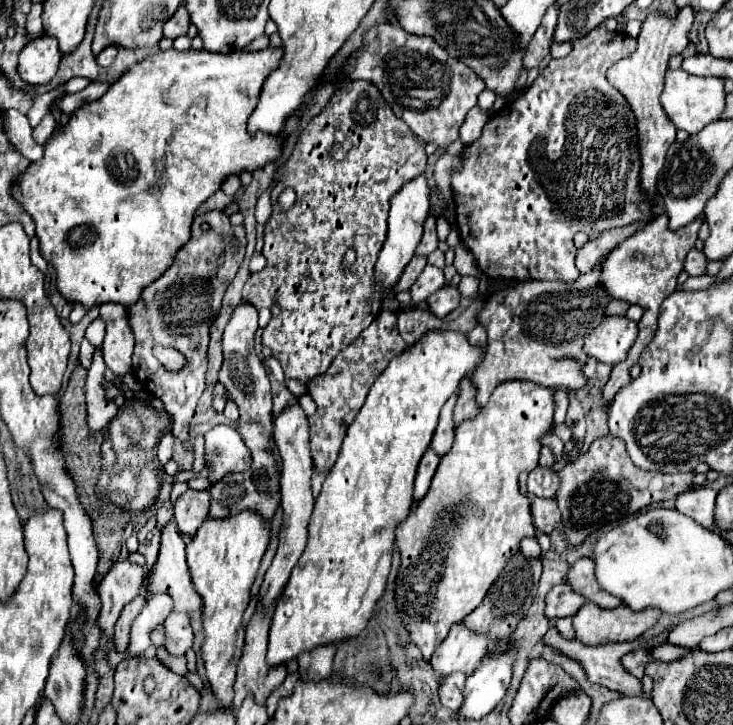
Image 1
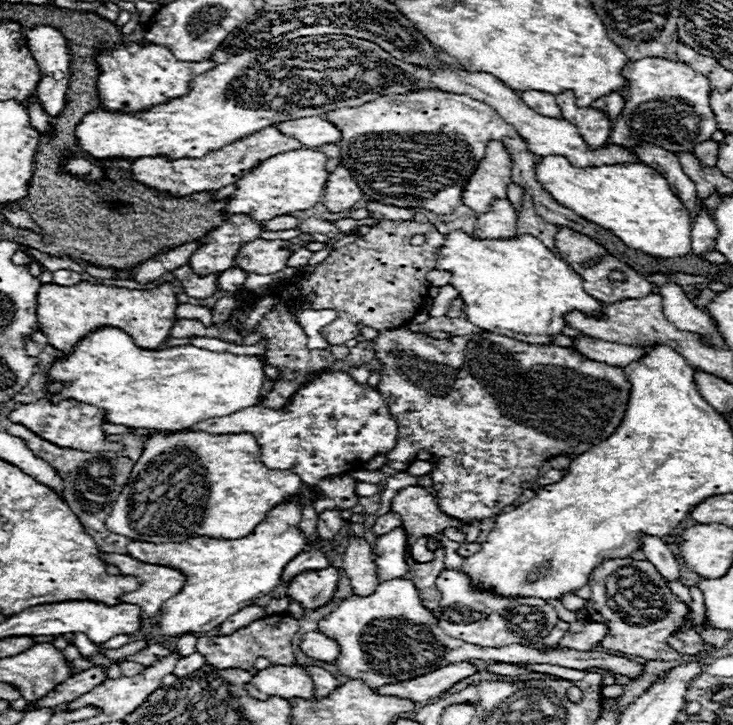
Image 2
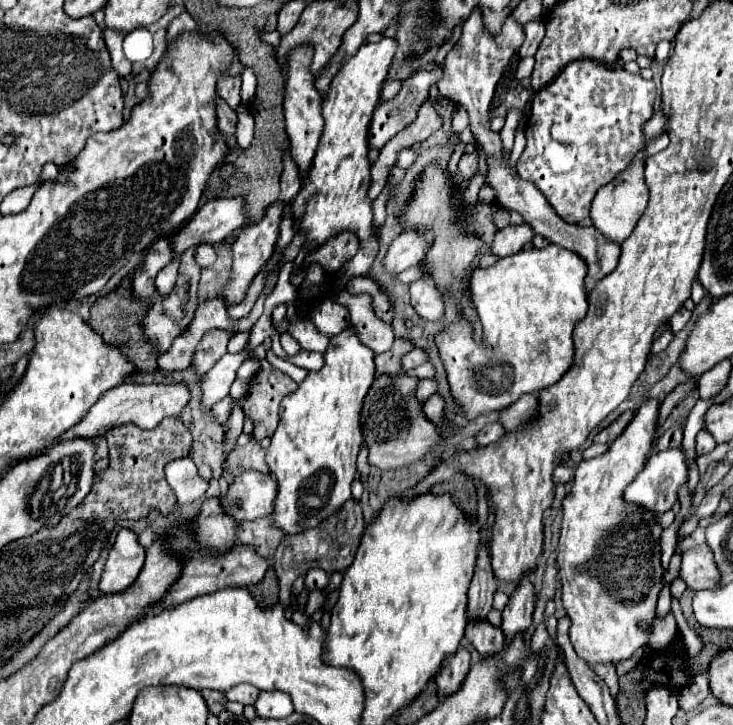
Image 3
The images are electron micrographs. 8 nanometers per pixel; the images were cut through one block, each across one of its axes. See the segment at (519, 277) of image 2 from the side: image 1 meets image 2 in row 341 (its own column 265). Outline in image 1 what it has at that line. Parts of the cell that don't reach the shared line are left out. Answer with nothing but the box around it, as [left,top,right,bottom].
[186,510,270,706]

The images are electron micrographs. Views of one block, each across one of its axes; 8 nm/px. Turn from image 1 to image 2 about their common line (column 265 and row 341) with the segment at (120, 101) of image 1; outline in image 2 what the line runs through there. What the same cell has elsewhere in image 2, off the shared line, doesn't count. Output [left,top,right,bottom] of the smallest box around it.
[38,282,178,354]

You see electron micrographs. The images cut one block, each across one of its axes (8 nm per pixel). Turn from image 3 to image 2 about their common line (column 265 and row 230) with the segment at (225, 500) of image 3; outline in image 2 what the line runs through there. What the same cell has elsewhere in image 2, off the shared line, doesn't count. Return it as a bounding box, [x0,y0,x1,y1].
[474,200,516,240]

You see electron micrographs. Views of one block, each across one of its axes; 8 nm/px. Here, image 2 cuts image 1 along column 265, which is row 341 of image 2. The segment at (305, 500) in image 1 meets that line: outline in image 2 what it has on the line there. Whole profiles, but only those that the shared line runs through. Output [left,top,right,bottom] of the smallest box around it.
[574,338,646,366]

